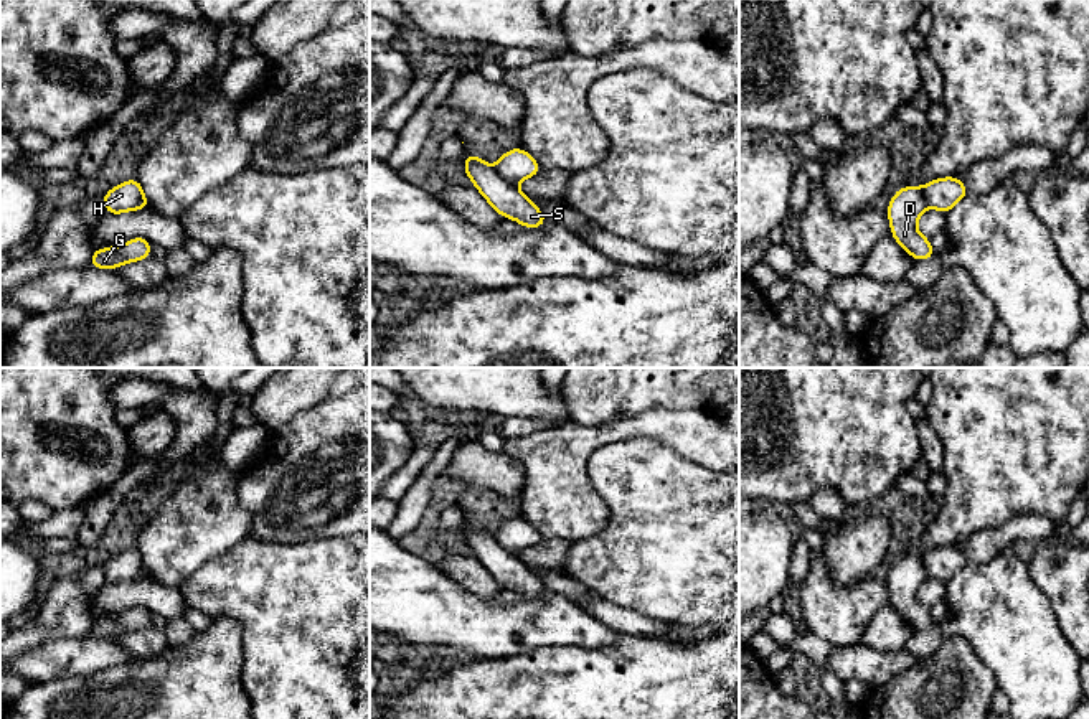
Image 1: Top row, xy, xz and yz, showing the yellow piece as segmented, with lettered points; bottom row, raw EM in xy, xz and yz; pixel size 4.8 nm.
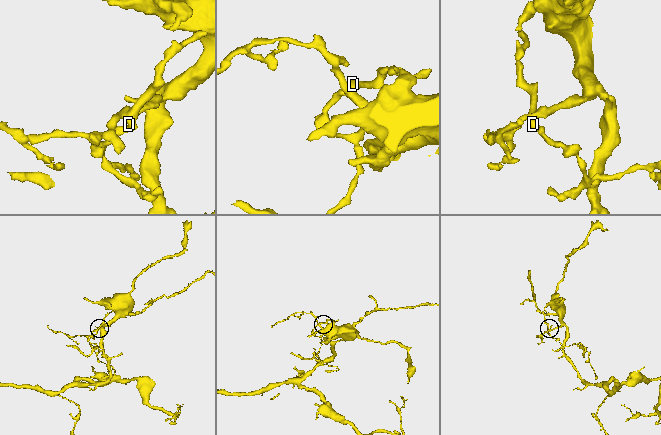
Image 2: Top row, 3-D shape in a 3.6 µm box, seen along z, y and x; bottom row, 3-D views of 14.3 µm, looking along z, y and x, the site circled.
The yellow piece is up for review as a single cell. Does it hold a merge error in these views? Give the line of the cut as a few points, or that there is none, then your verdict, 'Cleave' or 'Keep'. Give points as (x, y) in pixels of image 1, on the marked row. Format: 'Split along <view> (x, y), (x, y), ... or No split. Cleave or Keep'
Split along xz (494, 169), (515, 185). Cleave

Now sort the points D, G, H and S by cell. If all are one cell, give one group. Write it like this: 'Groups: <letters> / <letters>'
Groups: D G / H S

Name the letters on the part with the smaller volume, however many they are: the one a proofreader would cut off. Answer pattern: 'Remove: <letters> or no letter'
Remove: D, G

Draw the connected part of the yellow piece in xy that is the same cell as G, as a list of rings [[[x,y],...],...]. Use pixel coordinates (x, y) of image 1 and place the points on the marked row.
[[[134,237],[114,247],[101,247],[92,251],[89,267],[94,269],[119,269],[124,264],[144,261],[152,256],[150,241],[145,237]]]

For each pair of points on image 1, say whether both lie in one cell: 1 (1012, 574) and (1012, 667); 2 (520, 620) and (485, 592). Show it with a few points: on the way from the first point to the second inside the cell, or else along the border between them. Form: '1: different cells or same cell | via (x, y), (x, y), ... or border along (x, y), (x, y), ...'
1: same cell | via (1012, 597), (1012, 643)
2: different cells | border along (457, 582), (484, 601), (490, 601), (500, 587)

